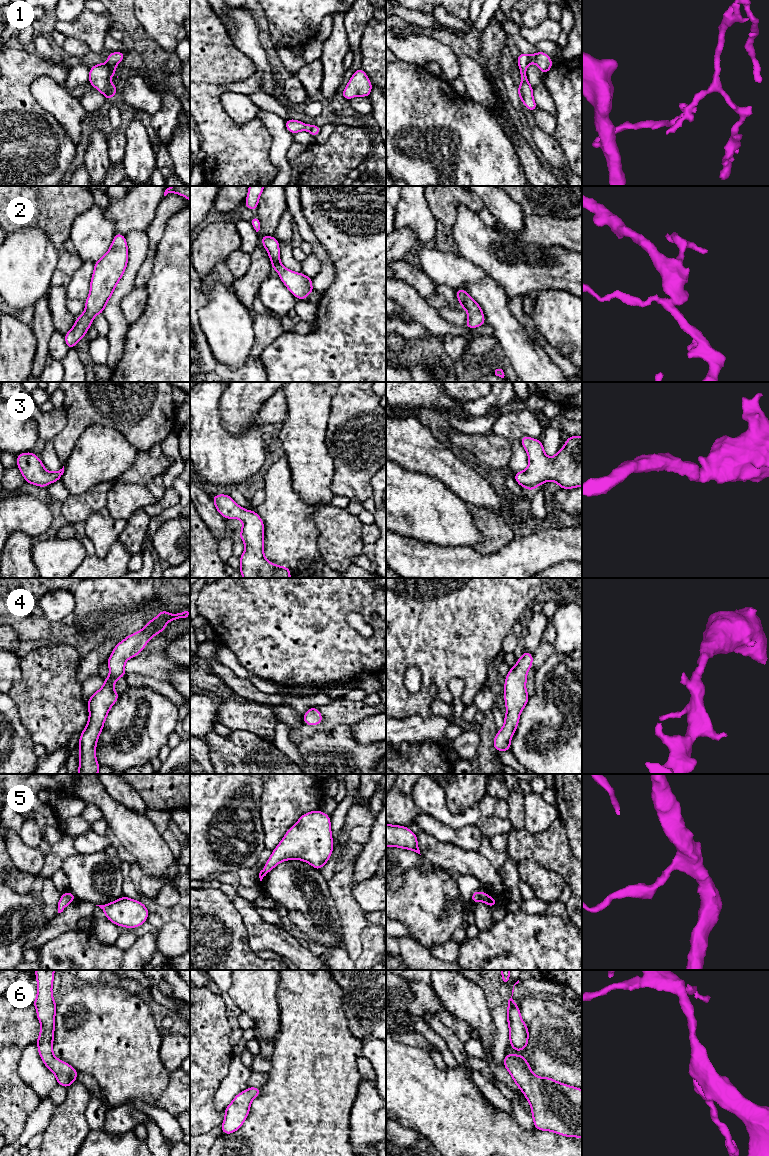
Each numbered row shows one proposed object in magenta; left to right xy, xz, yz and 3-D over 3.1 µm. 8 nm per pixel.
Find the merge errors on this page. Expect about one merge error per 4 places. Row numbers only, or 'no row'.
no row

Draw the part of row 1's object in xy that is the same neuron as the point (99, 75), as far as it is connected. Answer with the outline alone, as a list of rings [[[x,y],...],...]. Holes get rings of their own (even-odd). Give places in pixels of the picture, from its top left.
[[[110,52],[106,65],[98,62],[89,70],[89,84],[101,92],[107,101],[117,94],[117,86],[110,84],[109,78],[116,75],[115,68],[125,56],[124,52]]]

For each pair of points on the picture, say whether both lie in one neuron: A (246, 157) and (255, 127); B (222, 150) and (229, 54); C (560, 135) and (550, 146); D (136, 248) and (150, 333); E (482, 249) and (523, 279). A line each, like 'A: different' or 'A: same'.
A: same
B: same
C: different
D: different
E: same

